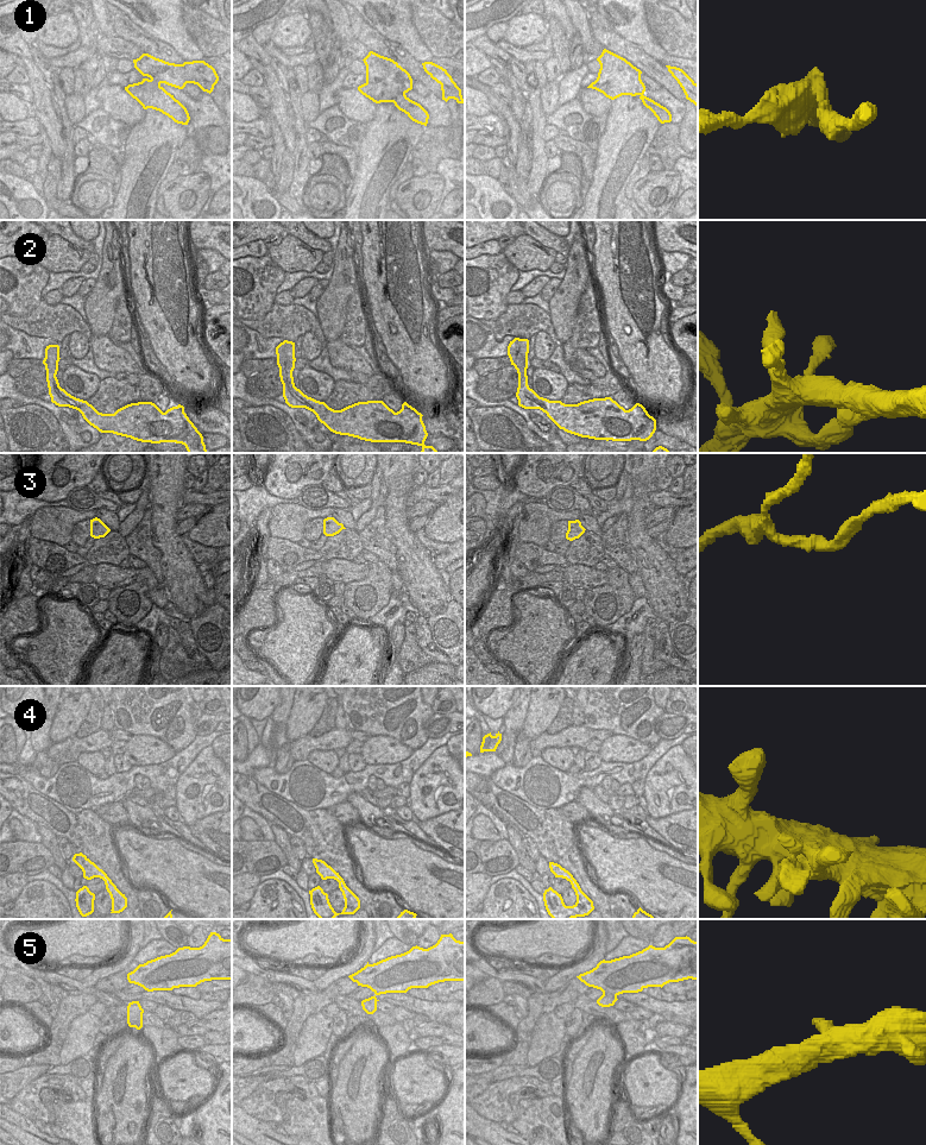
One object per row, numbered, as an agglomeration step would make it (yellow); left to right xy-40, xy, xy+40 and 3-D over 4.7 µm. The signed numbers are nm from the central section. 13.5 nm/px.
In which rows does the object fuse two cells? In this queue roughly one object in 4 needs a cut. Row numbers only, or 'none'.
1.

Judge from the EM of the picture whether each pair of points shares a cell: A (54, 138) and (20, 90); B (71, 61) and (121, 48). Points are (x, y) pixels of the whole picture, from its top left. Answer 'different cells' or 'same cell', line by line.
A: different cells
B: same cell

